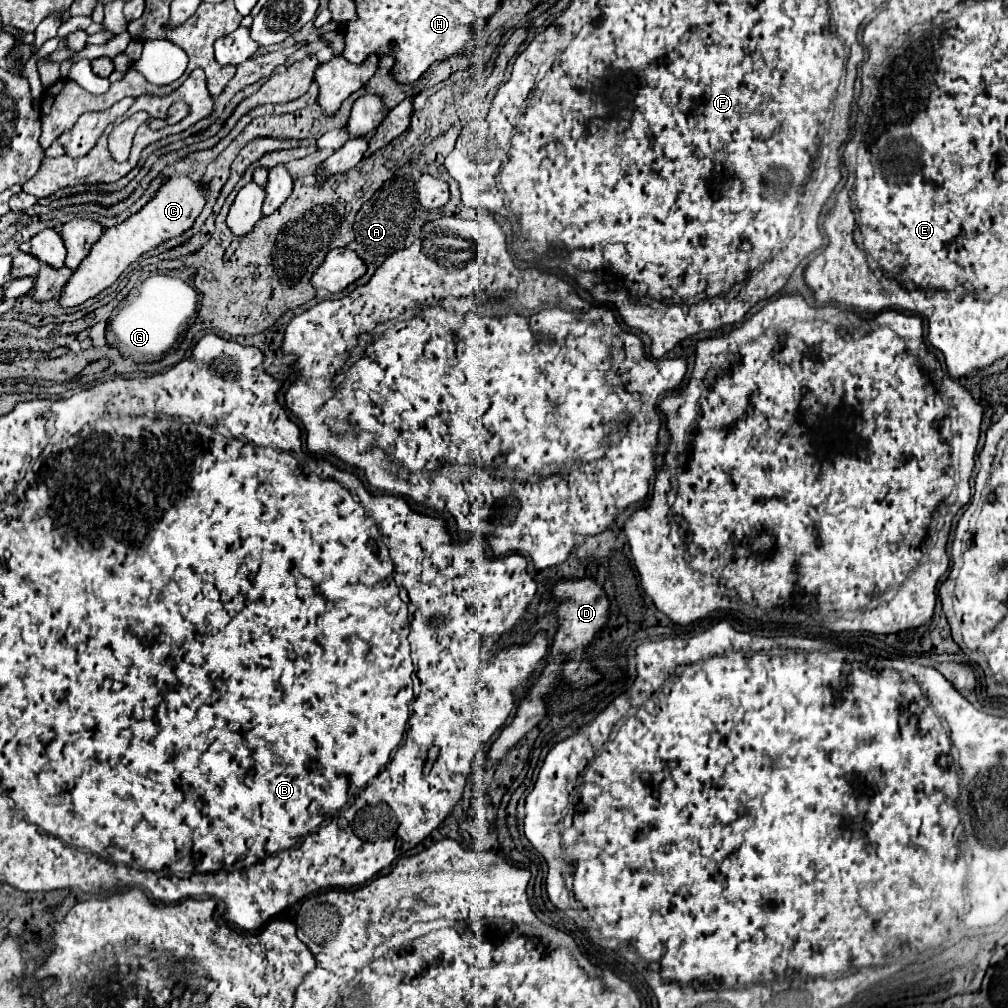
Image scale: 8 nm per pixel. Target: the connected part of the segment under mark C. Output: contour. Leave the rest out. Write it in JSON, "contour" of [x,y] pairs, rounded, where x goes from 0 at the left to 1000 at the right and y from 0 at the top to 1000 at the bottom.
{"contour":[[[187,175],[169,177],[165,183],[161,183],[161,187],[153,194],[153,198],[149,198],[139,210],[135,210],[125,220],[103,228],[99,238],[91,244],[89,252],[71,270],[69,278],[62,286],[58,302],[63,306],[79,304],[87,296],[93,296],[103,286],[111,284],[115,280],[115,276],[121,272],[121,268],[125,264],[129,264],[135,256],[139,256],[143,250],[149,250],[155,244],[159,244],[161,240],[183,232],[187,226],[190,226],[192,218],[200,210],[200,206],[204,202],[204,192],[206,192],[206,188],[198,181],[190,181]]]}

